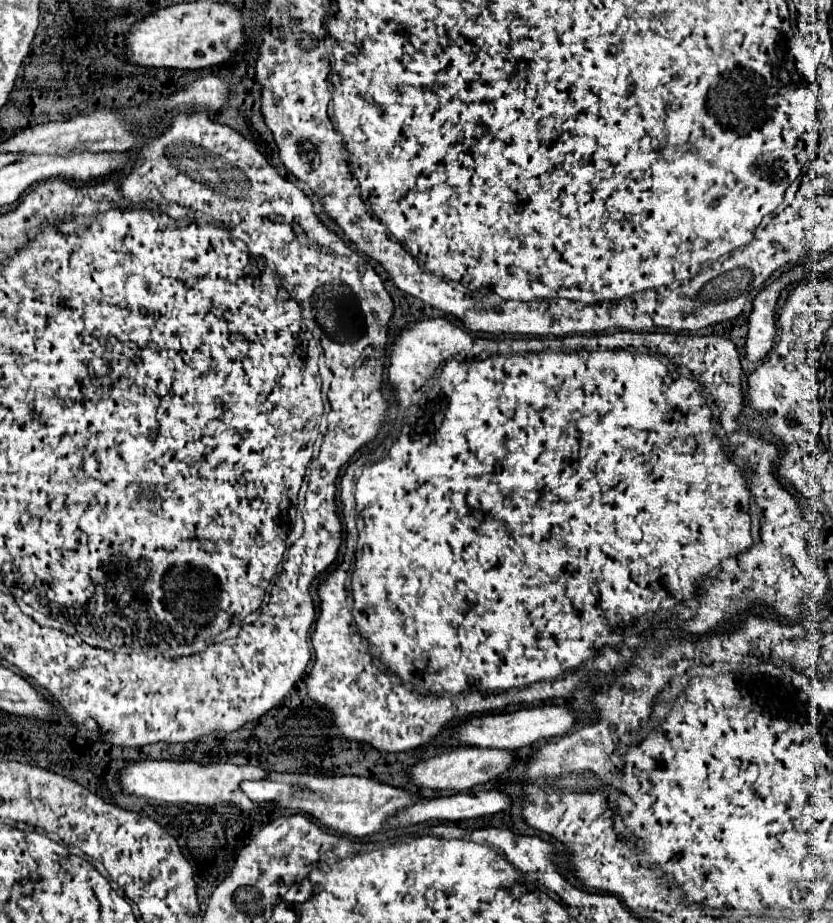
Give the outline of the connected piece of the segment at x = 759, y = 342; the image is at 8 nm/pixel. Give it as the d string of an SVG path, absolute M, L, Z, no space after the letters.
M792 269L756 295L754 309L750 313L750 323L748 323L748 337L746 337L746 359L748 361L754 361L754 363L762 361L772 349L774 335L776 335L776 325L774 325L776 305L774 303L778 301L780 291L786 285L796 283L796 281L798 281L798 269Z

